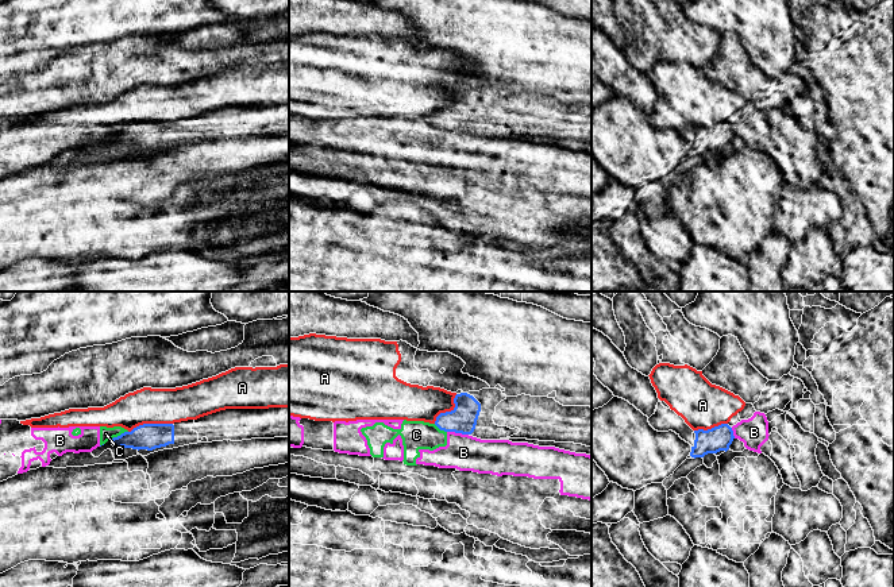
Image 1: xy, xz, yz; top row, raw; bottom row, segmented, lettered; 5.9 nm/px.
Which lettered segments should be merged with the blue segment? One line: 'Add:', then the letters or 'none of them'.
Add: none of them

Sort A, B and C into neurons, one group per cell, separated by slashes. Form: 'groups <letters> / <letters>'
groups A / B C

